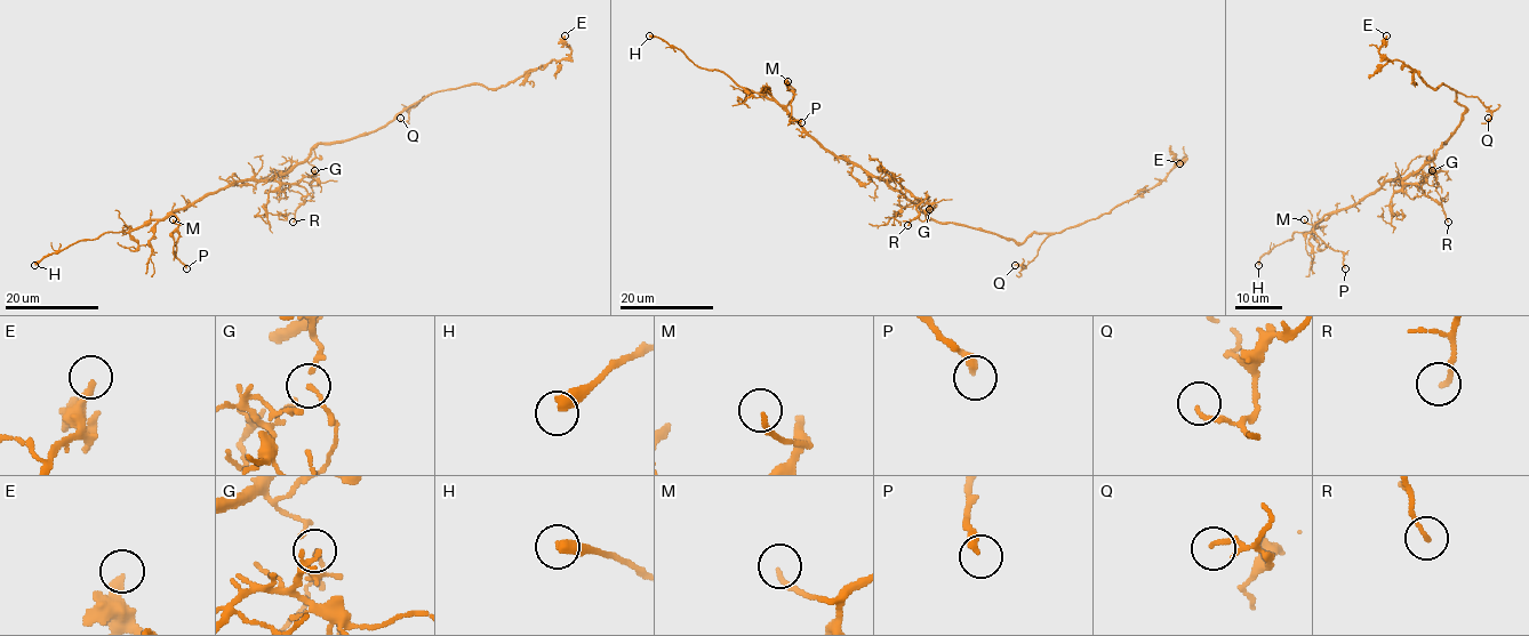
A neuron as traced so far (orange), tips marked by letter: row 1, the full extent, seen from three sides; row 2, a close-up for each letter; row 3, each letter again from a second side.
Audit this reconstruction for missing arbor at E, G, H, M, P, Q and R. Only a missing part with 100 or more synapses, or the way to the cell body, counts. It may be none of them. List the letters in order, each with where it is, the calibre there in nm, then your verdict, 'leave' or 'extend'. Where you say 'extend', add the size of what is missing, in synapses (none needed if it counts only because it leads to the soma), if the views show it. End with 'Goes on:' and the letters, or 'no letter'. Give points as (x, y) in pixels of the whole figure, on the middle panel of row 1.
E: (1179, 163) | 240 nm | leave
G: (929, 209) | 120 nm | leave
H: (649, 35) | 440 nm | extend
M: (787, 81) | 160 nm | leave
P: (801, 122) | 280 nm | leave
Q: (1015, 265) | 140 nm | leave
R: (907, 225) | 130 nm | leave
Goes on: H

